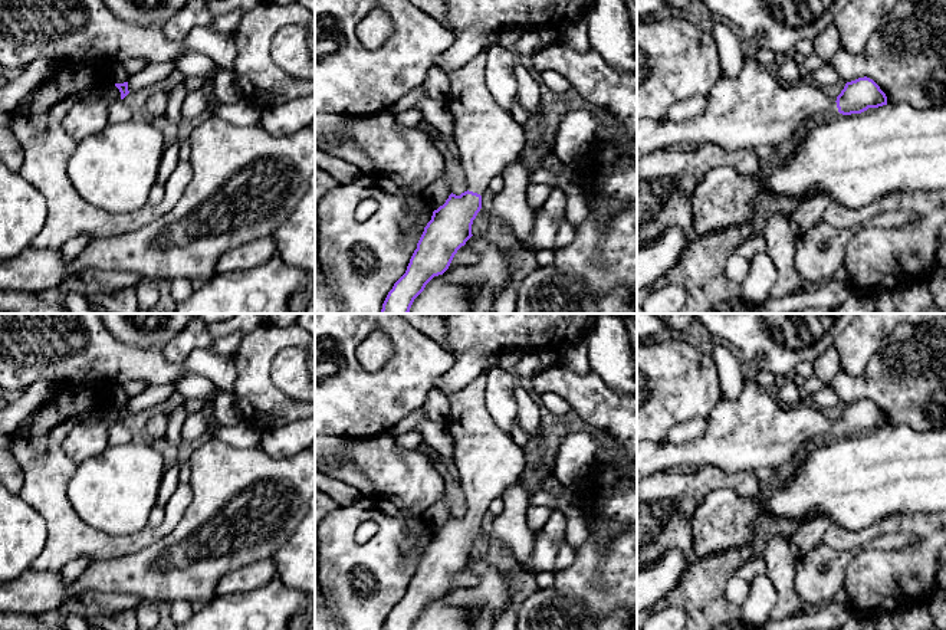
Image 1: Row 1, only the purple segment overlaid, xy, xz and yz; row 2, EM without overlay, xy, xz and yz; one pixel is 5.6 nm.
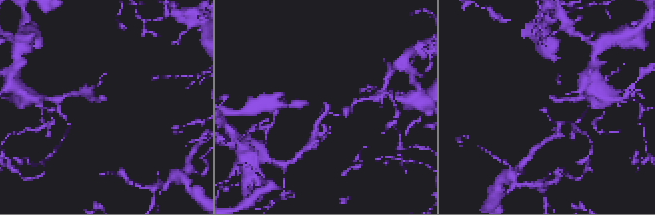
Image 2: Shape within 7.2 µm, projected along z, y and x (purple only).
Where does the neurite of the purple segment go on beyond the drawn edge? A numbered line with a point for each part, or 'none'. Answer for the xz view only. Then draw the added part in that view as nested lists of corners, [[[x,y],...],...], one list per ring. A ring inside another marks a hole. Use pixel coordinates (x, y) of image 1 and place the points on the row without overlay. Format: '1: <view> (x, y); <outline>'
1: xz (488, 459); [[[486,374],[447,396],[450,411],[444,423],[454,440],[453,460],[469,513],[483,516],[489,505],[518,482],[529,460],[512,434],[492,419],[486,404]]]

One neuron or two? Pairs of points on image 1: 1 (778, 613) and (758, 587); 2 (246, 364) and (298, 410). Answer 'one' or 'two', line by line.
1: two
2: one

